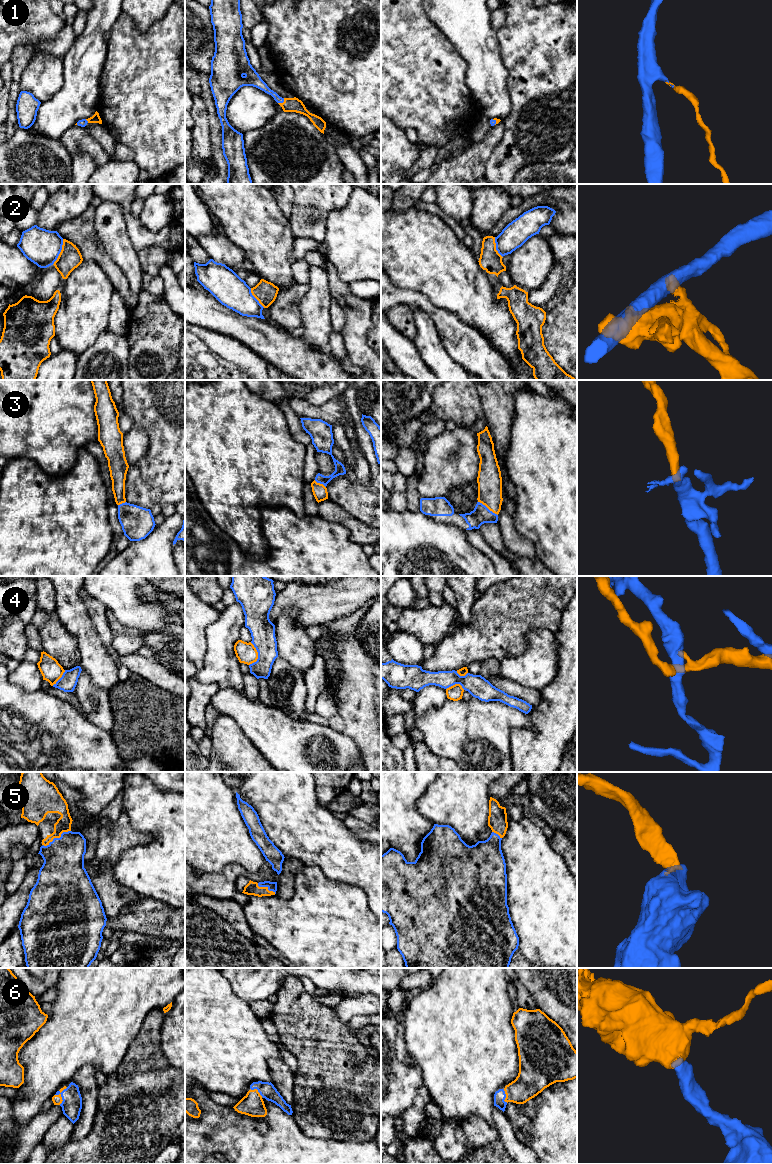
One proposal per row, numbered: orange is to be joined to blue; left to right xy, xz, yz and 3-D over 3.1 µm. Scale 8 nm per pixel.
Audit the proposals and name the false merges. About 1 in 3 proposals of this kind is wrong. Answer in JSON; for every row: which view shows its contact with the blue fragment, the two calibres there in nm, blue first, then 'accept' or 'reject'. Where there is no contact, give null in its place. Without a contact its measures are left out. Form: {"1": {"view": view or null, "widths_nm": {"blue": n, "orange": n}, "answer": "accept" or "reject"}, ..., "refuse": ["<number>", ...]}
{"1": {"view": "xz", "widths_nm": {"blue": 80, "orange": 110}, "answer": "accept"}, "2": {"view": "xy", "widths_nm": {"blue": 280, "orange": 180}, "answer": "reject"}, "3": {"view": "yz", "widths_nm": {"blue": 150, "orange": 200}, "answer": "accept"}, "4": {"view": "xz", "widths_nm": {"blue": 200, "orange": 160}, "answer": "reject"}, "5": {"view": "xy", "widths_nm": {"blue": 340, "orange": 140}, "answer": "accept"}, "6": {"view": "xy", "widths_nm": {"blue": 160, "orange": 80}, "answer": "accept"}, "refuse": ["2", "4"]}

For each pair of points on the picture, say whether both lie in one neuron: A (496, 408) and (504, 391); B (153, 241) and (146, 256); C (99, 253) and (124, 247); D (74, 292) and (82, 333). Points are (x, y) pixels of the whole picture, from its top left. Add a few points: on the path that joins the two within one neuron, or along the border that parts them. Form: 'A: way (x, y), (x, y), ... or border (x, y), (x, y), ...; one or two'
A: way (498, 404), (498, 397), (500, 395); one
B: border (173, 251), (159, 247), (144, 247), (137, 252); two
C: border (95, 230), (104, 250), (120, 269); two
D: way (82, 302), (82, 323); one

